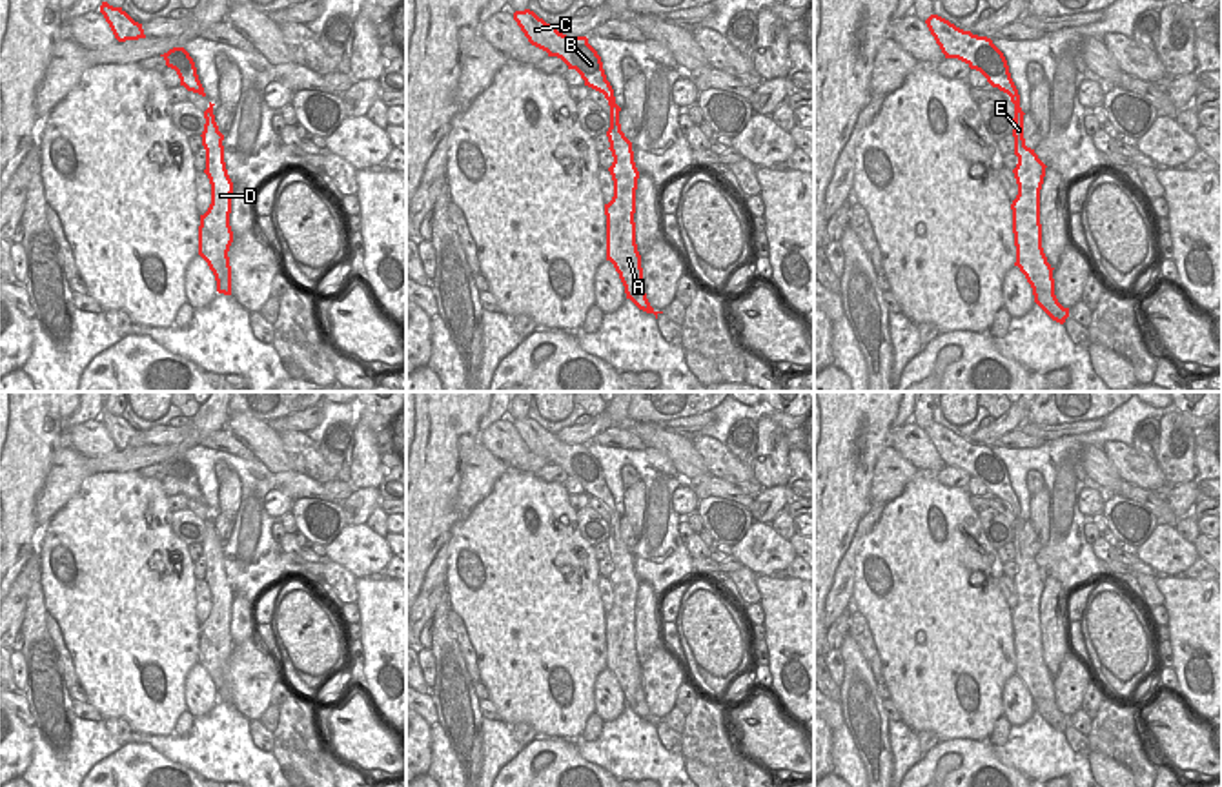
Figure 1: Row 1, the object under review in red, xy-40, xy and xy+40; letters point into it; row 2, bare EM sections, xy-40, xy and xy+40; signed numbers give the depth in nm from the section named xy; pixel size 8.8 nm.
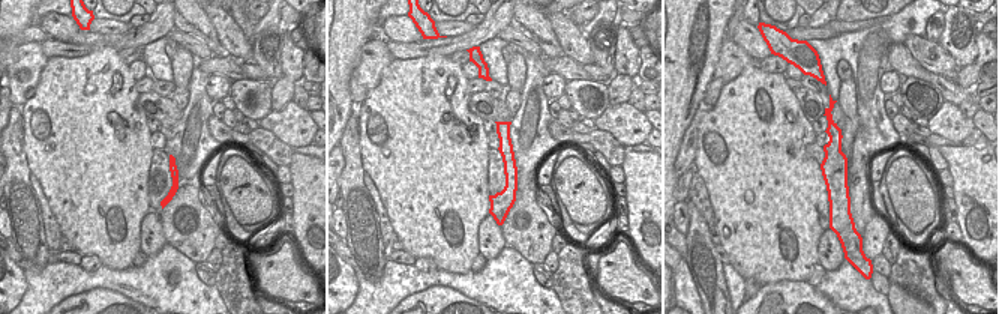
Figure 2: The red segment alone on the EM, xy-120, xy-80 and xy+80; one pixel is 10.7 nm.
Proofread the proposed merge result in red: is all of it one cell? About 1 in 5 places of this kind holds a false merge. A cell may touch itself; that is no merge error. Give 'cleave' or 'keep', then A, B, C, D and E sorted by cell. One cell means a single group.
keep; A B C D E

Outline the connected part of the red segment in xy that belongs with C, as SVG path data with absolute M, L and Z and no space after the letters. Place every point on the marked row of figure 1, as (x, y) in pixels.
M515 11L514 20L528 38L528 42L548 56L561 58L568 69L575 69L585 86L605 95L610 106L610 128L606 131L610 151L614 157L608 168L614 180L614 197L605 204L606 215L606 261L619 273L626 299L639 310L654 313L656 319L663 312L656 312L645 293L641 255L636 244L636 189L639 171L634 162L632 142L625 137L619 124L621 107L616 104L614 89L606 80L601 56L588 44L586 36L566 36L555 26L546 24L534 11Z

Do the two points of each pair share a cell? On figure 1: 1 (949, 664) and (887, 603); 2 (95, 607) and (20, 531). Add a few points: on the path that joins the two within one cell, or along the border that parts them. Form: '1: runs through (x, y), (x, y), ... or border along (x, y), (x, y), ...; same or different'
1: runs through (940, 645), (906, 611); same
2: border along (39, 525), (37, 541); different

